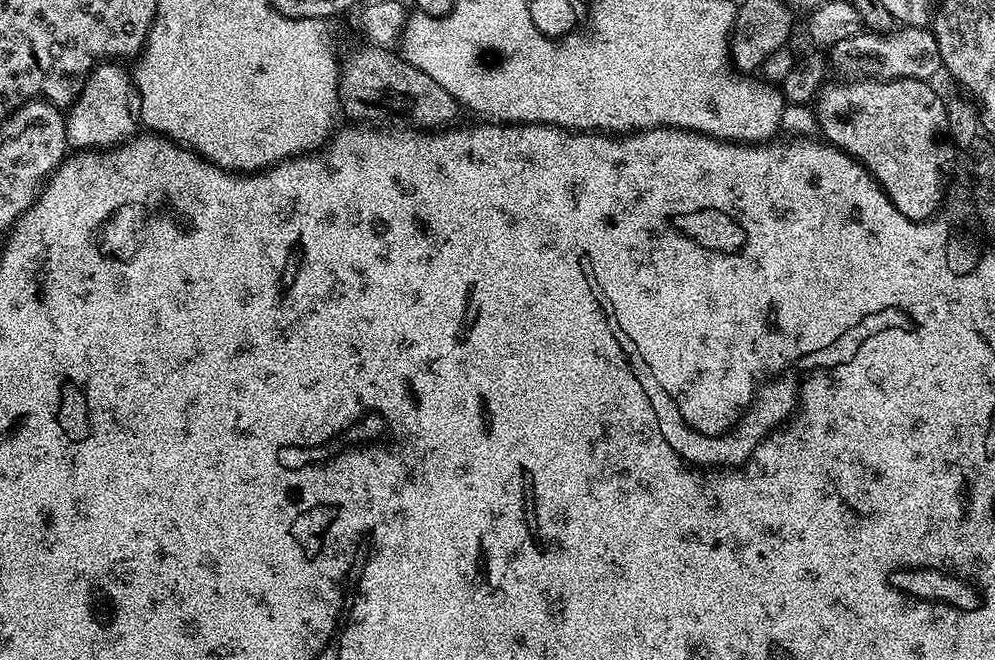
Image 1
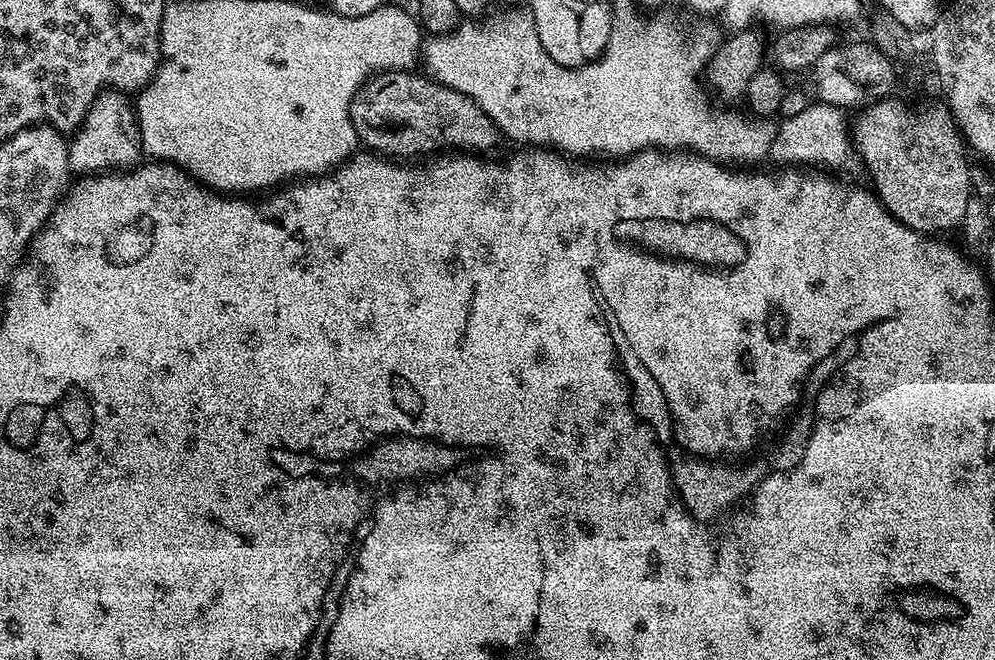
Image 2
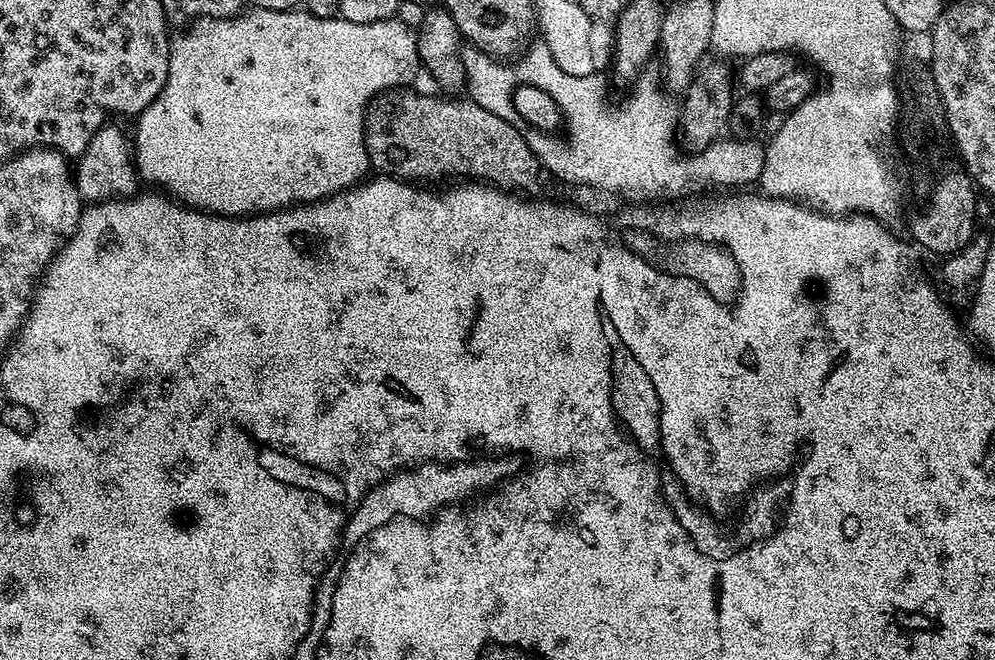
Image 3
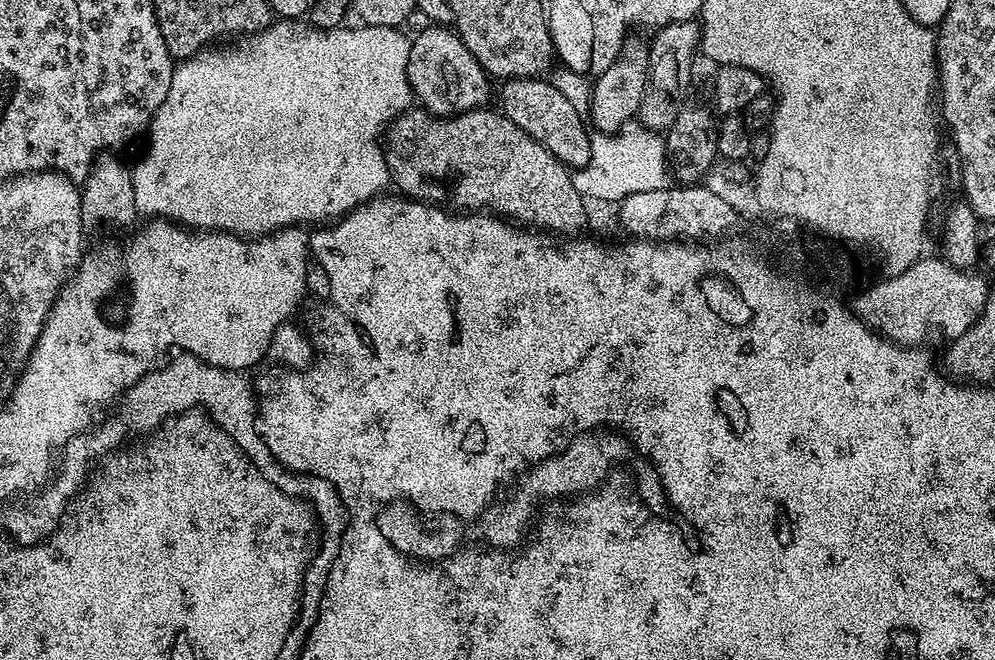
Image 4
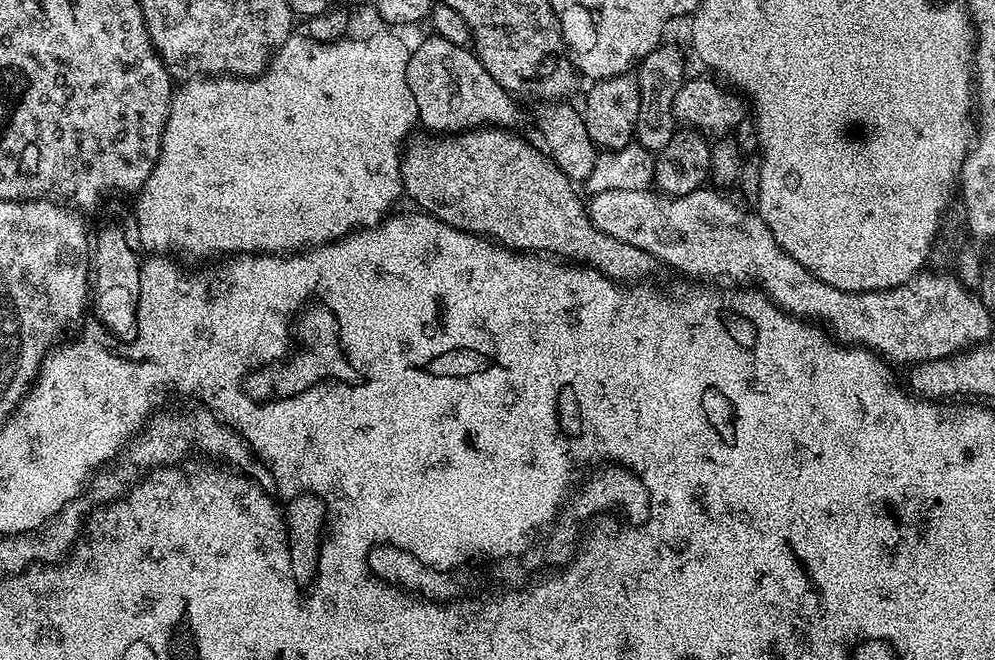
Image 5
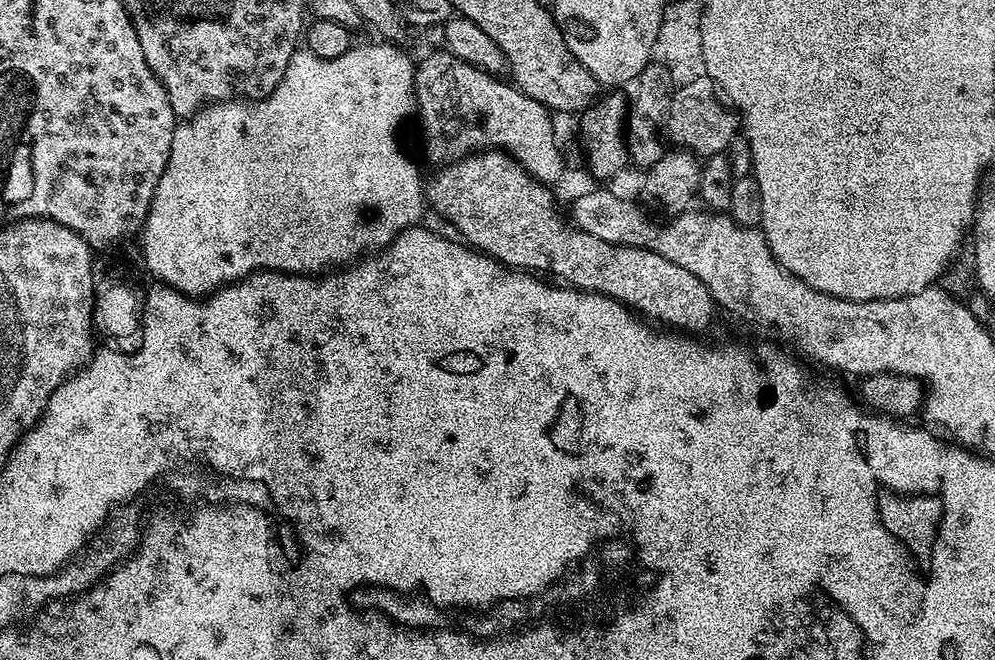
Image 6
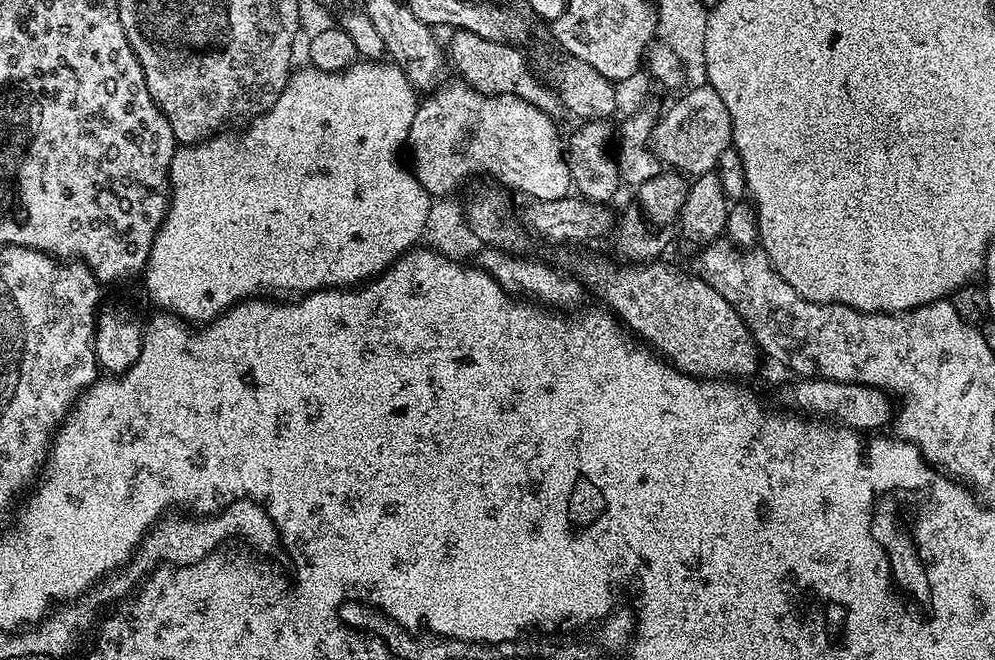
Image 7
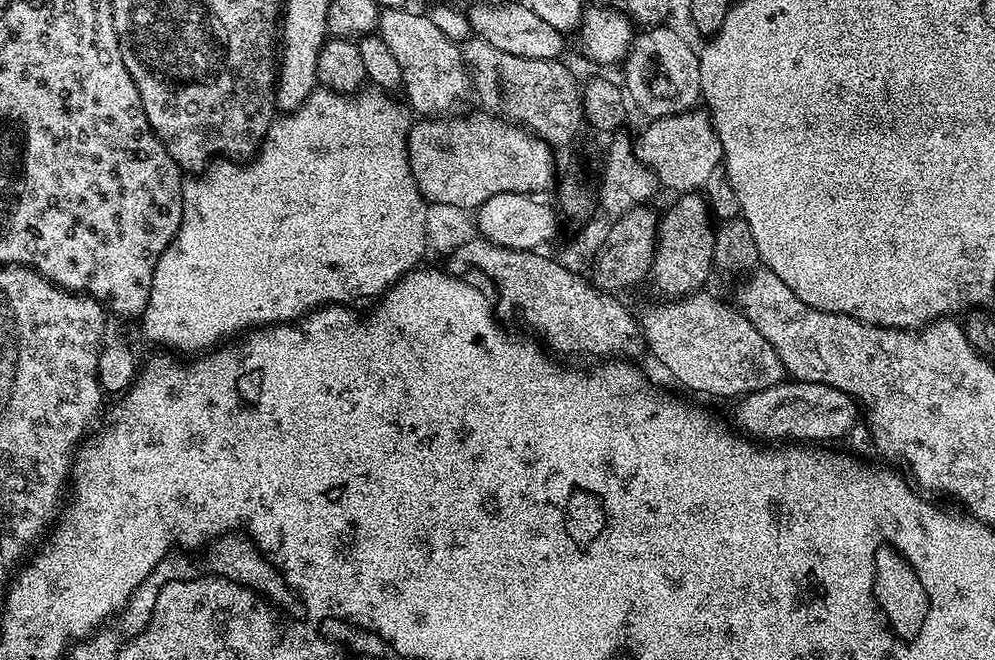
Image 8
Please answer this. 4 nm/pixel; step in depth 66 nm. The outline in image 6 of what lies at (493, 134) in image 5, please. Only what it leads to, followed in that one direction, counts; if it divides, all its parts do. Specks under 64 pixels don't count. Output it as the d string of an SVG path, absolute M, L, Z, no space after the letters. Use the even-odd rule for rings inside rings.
M499 150L474 152L471 156L462 156L451 161L426 180L426 204L444 220L449 220L463 239L475 251L492 256L502 264L517 270L531 270L536 274L553 272L565 285L588 292L600 292L603 296L614 298L618 303L626 305L633 312L660 326L672 330L683 330L688 334L704 334L712 324L712 308L714 301L710 290L690 270L682 270L682 266L670 262L670 258L662 258L649 248L631 248L625 244L602 242L593 234L581 232L567 219L556 216L556 200L552 197L553 189L541 184L523 168L513 156Z

